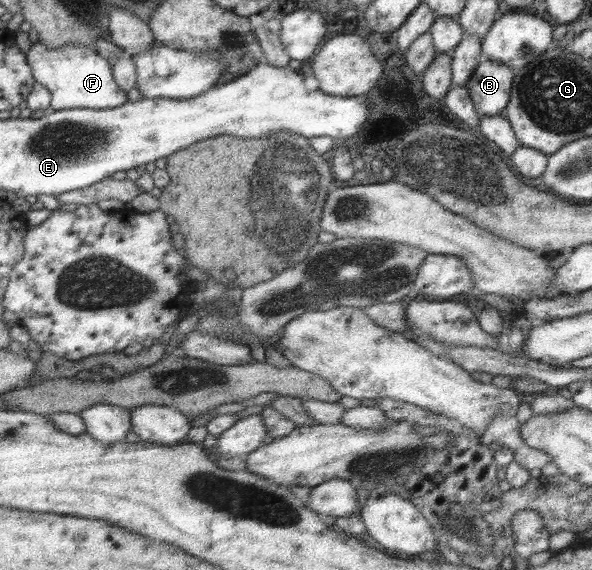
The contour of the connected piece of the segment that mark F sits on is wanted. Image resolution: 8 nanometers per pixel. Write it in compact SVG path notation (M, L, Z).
M37 40L31 43L25 58L32 79L50 92L50 110L106 109L118 107L127 101L126 92L119 89L113 80L112 68L106 58L98 56L91 47L66 44L49 48Z

